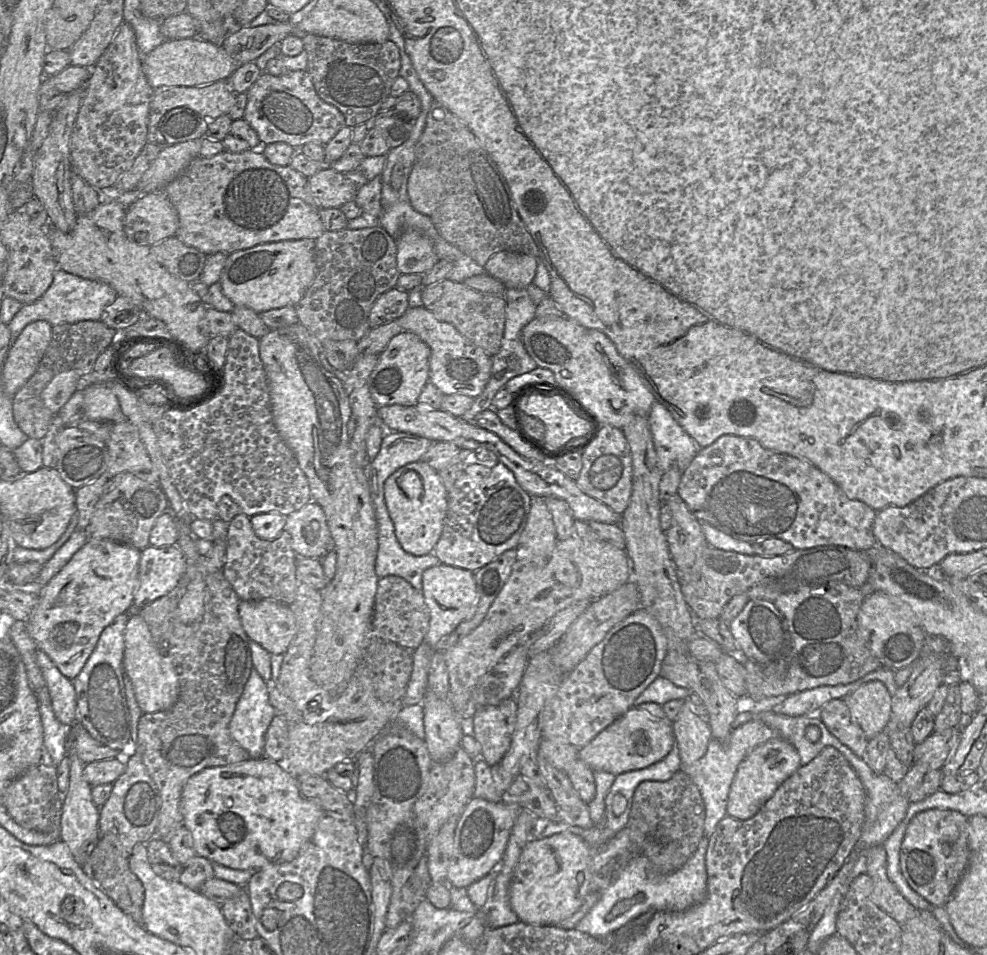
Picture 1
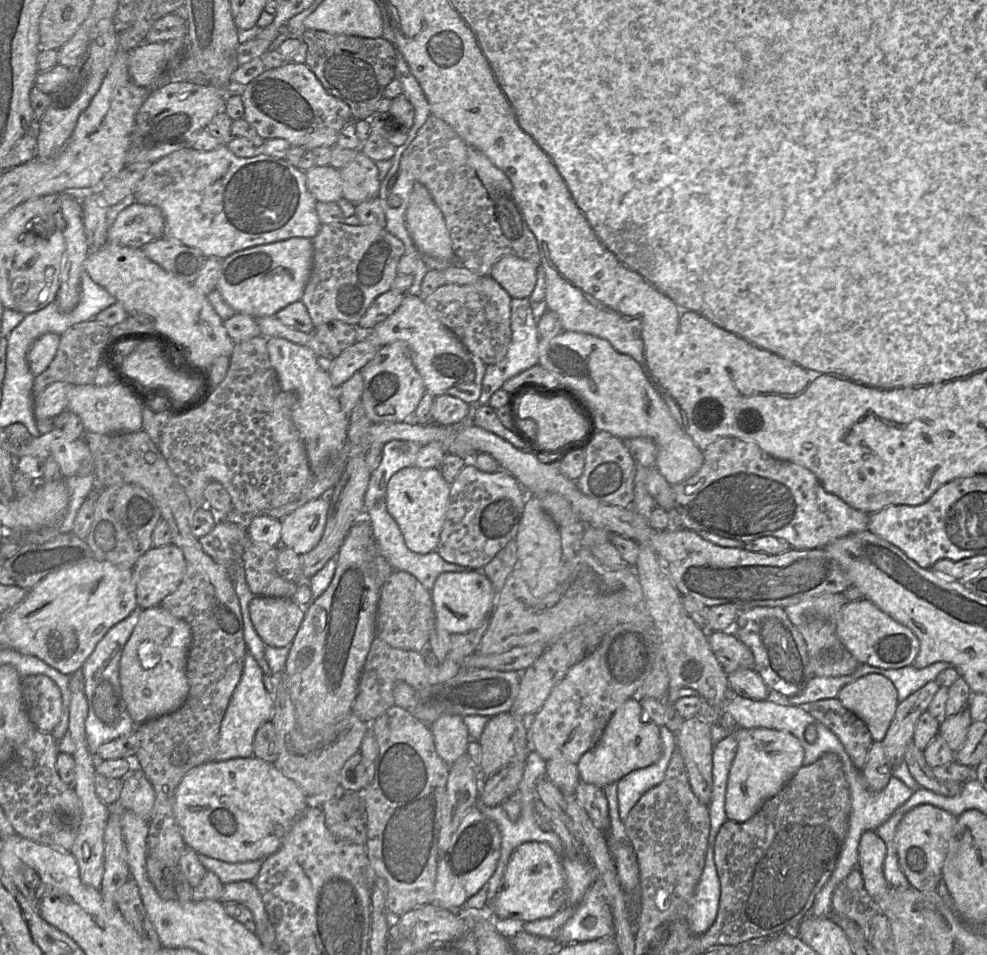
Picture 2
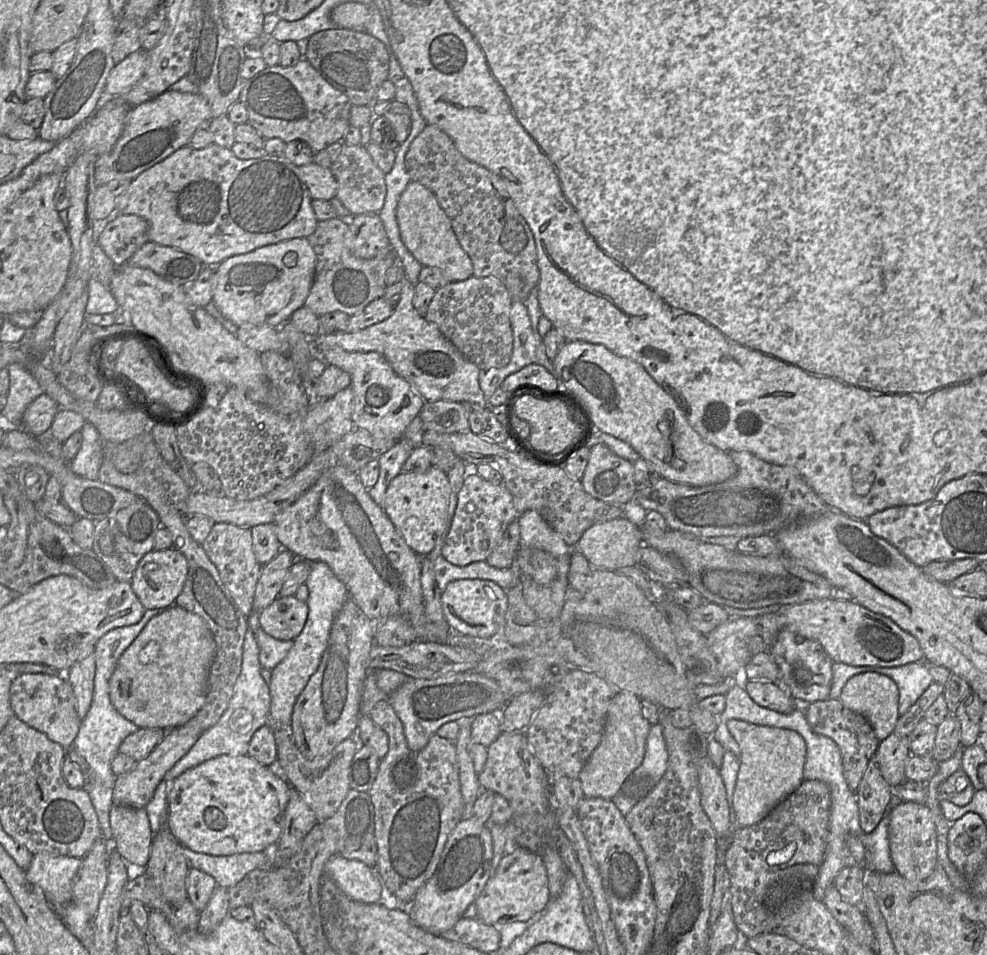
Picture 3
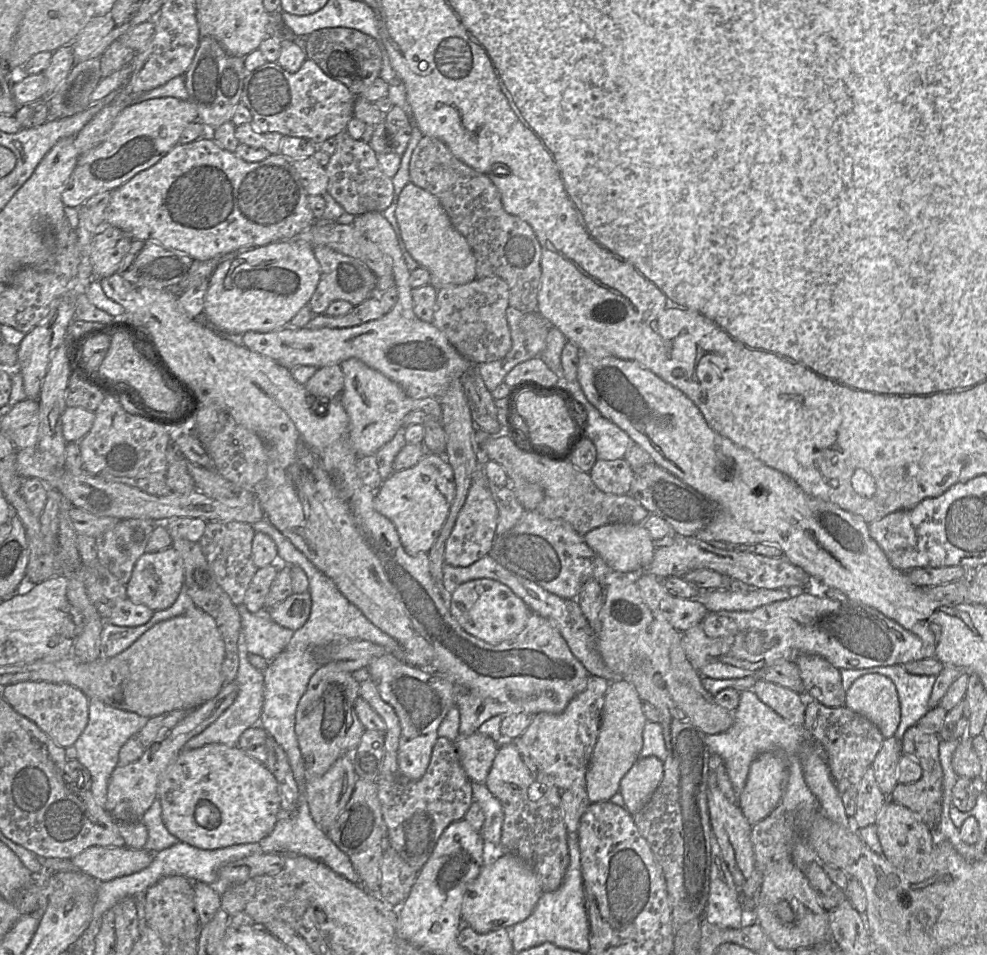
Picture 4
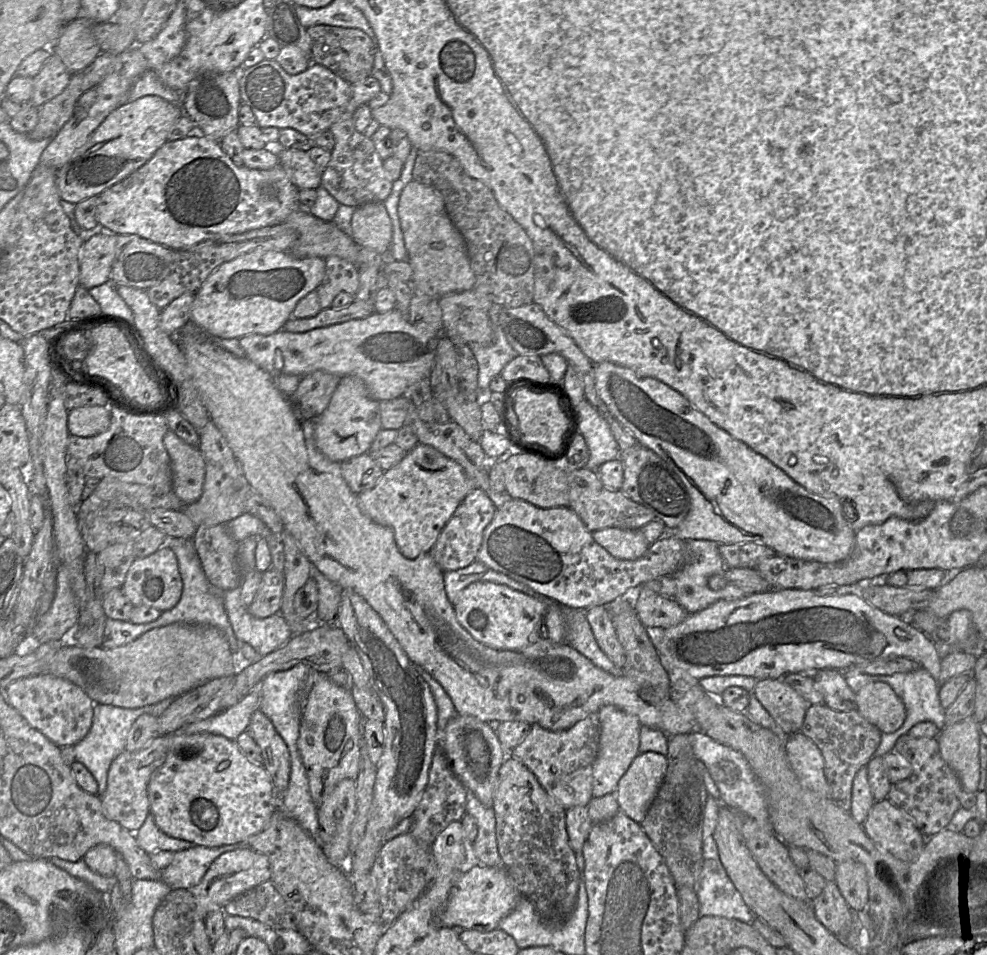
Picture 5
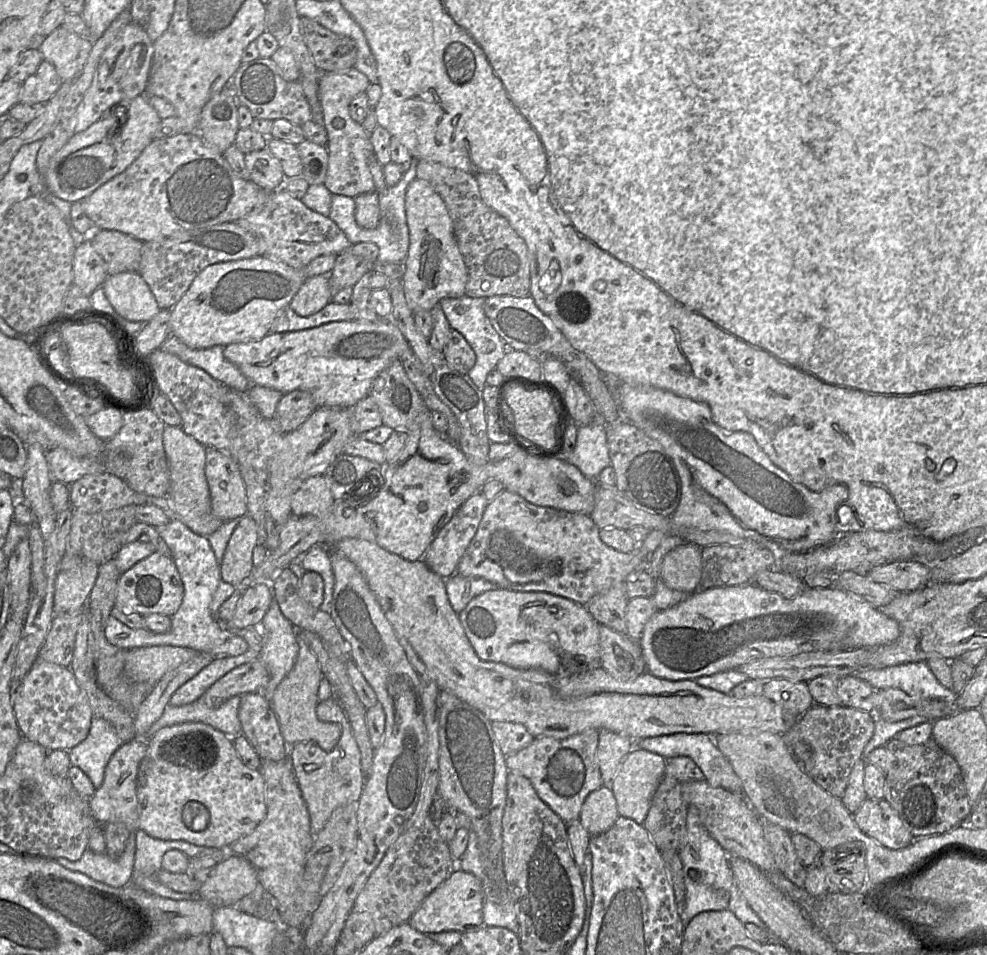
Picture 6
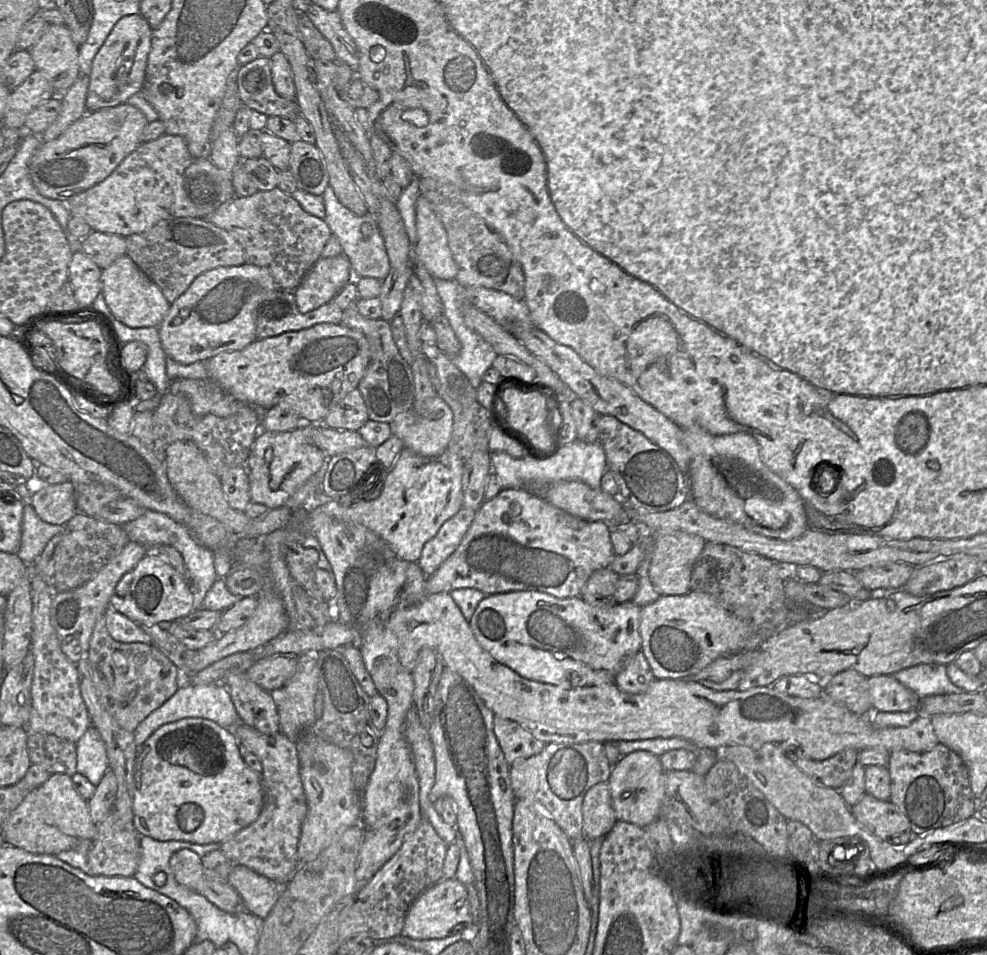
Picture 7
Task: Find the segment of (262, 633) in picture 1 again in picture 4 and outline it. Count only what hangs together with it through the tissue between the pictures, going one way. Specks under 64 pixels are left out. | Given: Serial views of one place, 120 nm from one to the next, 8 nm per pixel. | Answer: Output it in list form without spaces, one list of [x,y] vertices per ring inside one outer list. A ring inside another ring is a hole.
[[[306,591],[292,593],[283,602],[266,611],[274,622],[295,632],[306,623],[311,606],[311,595]]]

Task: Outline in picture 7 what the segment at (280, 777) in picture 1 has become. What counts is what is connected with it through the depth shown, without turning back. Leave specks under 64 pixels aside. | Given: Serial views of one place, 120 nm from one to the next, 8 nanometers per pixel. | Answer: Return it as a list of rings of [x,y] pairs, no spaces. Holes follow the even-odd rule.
[[[183,718],[160,726],[138,747],[134,778],[134,827],[140,835],[159,841],[222,843],[254,822],[263,807],[262,775],[244,762],[232,730],[207,718]]]

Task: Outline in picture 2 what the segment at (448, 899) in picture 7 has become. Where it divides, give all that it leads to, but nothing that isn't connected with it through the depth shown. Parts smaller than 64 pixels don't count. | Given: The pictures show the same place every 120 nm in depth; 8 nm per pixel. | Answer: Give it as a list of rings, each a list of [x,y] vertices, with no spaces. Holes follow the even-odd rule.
[[[526,842],[518,846],[510,857],[504,882],[492,902],[494,918],[526,923],[551,917],[565,905],[566,879],[561,856],[544,842]]]

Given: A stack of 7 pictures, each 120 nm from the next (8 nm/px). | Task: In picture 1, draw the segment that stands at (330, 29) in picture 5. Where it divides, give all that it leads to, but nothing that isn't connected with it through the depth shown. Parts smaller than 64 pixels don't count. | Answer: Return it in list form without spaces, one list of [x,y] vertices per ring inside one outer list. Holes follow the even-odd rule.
[[[306,34],[303,38],[307,52],[307,73],[318,96],[335,106],[345,117],[348,127],[367,123],[381,110],[400,72],[400,53],[395,43],[347,43],[328,37]]]

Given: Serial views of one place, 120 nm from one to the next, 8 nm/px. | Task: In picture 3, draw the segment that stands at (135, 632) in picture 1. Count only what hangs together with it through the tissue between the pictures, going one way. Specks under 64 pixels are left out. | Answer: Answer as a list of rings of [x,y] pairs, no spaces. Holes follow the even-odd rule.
[[[177,605],[151,618],[120,656],[109,681],[114,708],[138,728],[170,730],[184,725],[204,705],[216,643],[207,623]]]

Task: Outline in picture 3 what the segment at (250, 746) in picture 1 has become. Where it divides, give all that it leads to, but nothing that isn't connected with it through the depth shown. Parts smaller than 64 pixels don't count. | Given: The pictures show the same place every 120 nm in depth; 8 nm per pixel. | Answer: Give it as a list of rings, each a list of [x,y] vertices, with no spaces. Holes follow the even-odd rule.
[[[247,622],[244,637],[241,672],[236,680],[232,698],[218,722],[206,730],[188,752],[165,774],[164,780],[172,782],[185,771],[220,755],[248,755],[250,740],[260,727],[268,724],[271,696],[269,686],[261,675],[259,648],[255,635]]]

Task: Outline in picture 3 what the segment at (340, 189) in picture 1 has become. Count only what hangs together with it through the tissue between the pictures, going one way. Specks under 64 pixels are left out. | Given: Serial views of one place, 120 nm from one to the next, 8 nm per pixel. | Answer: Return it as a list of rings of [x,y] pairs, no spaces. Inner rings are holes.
[[[312,162],[300,166],[299,170],[312,199],[329,201],[336,197],[337,182],[330,168],[321,167]]]

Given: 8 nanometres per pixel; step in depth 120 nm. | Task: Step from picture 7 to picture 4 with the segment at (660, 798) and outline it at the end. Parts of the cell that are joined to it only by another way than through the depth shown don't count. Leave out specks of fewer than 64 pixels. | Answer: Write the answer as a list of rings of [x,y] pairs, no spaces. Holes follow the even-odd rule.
[[[656,756],[638,759],[620,781],[626,810],[634,815],[648,802],[663,778],[664,762]]]

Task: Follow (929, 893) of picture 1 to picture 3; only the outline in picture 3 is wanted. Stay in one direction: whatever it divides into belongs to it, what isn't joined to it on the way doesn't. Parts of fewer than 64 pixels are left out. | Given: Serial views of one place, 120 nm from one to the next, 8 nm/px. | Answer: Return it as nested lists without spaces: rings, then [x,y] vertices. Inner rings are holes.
[[[901,802],[892,805],[889,817],[888,840],[896,872],[910,881],[922,881],[937,866],[937,833],[931,811],[924,803]]]

